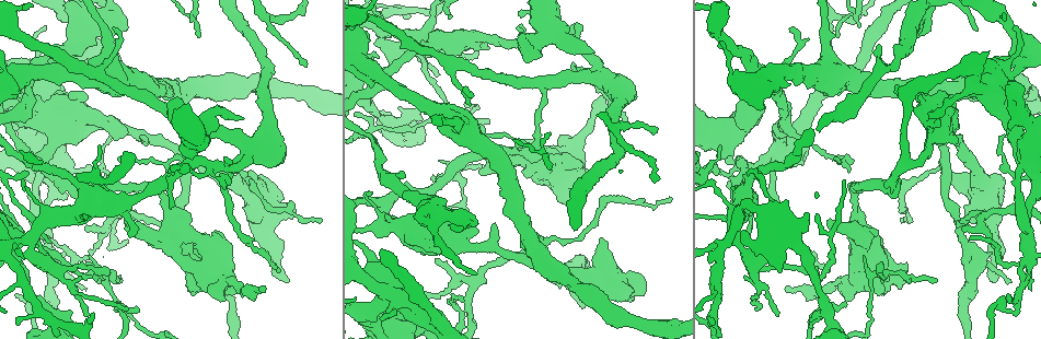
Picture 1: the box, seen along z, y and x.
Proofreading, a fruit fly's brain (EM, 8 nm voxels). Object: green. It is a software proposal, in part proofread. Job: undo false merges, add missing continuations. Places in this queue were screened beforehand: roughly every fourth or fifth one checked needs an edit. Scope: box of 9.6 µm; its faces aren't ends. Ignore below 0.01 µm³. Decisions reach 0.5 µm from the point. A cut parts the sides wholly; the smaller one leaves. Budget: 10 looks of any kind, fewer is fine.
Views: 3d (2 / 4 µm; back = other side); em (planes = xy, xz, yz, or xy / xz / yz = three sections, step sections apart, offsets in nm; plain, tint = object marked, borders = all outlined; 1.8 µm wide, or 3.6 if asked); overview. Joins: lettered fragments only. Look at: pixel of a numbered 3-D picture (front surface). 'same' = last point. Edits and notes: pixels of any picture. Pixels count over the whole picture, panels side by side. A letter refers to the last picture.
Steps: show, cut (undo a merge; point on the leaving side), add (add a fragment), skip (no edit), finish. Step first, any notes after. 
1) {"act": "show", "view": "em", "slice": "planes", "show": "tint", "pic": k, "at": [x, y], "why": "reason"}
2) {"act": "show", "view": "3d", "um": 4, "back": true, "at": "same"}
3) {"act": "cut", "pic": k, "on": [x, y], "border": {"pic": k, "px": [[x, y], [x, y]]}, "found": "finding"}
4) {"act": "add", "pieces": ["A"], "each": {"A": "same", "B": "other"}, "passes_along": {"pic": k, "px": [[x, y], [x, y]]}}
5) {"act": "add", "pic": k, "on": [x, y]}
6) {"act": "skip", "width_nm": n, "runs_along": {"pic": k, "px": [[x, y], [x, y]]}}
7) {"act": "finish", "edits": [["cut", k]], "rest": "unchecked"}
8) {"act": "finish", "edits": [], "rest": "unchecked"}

{"act": "show", "view": "3d", "um": 4, "back": true, "pic": 1, "at": [76, 7]}

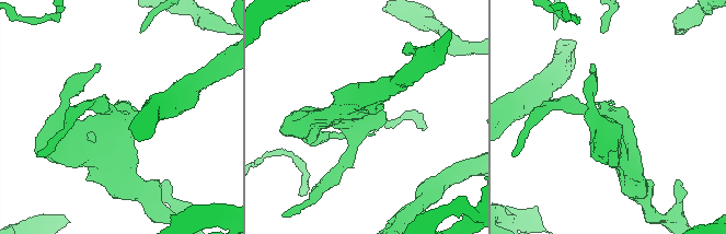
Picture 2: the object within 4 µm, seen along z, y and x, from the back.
{"act": "show", "view": "em", "slice": "xy", "step": 4, "show": "tint", "pic": 2, "at": [362, 118]}

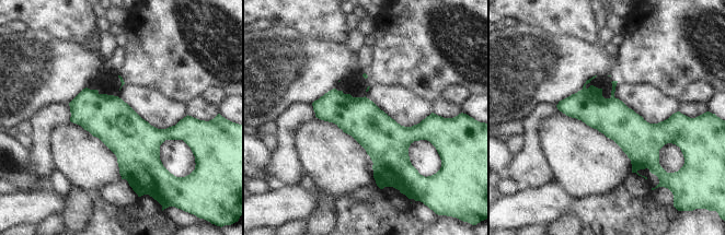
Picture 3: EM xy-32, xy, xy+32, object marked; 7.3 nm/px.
{"act": "show", "view": "em", "slice": "planes", "show": "borders", "at": "same", "why": "cut it another way"}

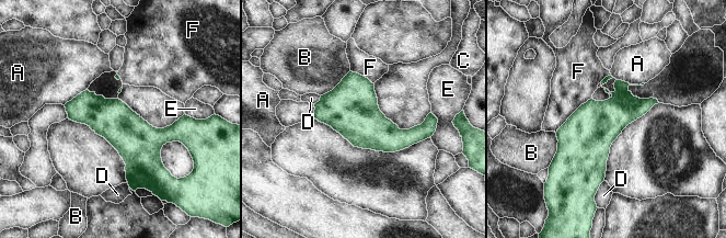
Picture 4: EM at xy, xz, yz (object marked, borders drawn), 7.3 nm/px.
{"act": "skip", "width_nm": 300, "each": {"A": "other", "B": "other", "C": "other", "D": "other", "E": "other", "F": "other"}, "found": "continuous, no second neuron"}

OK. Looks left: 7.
{"act": "show", "view": "em", "slice": "planes", "show": "plain", "pic": 1, "at": [233, 283], "why": "thick turns thin"}

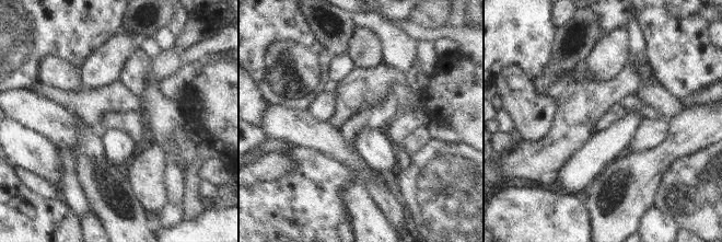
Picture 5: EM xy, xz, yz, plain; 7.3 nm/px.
{"act": "show", "view": "em", "slice": "planes", "show": "borders", "at": "same"}

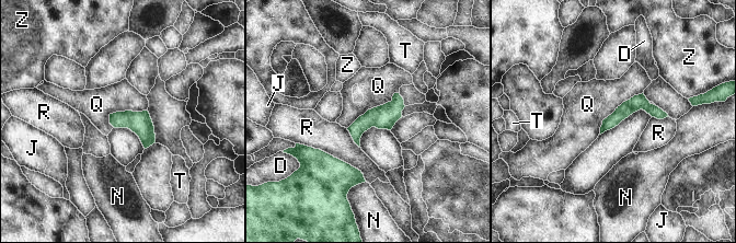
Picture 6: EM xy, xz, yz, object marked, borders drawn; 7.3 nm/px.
{"act": "skip", "each": {"D": "other", "J": "other", "N": "other", "Q": "other", "R": "other", "T": "other", "Z": "other"}, "runs_along": {"pic": 6, "px": [[663, 114], [631, 105], [604, 128]]}, "found": "continuous, no second neuron"}

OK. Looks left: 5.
{"act": "show", "view": "em", "slice": "xz", "step": 4, "show": "tint", "pic": 1, "at": [183, 157], "why": "sharp bend"}

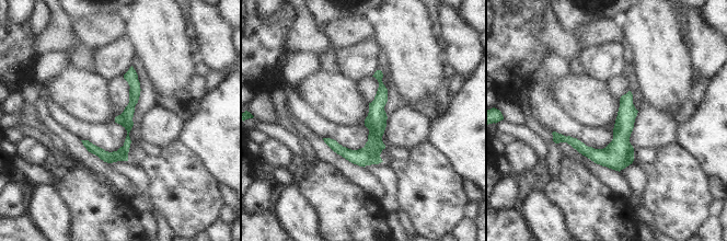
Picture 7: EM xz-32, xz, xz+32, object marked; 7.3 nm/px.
{"act": "show", "view": "em", "slice": "xz", "step": 4, "show": "borders", "at": "same"}

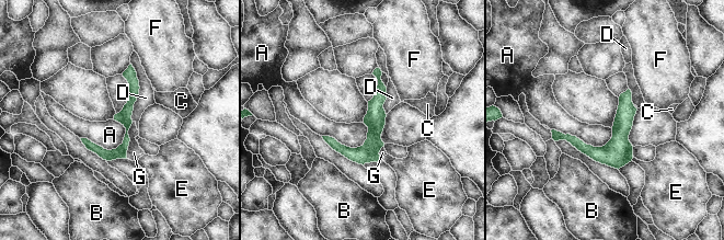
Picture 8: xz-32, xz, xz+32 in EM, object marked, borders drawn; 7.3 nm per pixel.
{"act": "skip", "each": {"A": "other", "B": "other", "C": "other", "D": "other", "E": "other", "F": "other", "G": "other"}, "runs_along": {"pic": 8, "px": [[378, 71], [374, 144], [360, 161]]}, "found": "all the same neuron"}

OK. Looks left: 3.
{"act": "show", "view": "3d", "um": 2, "pic": 1, "at": [962, 226], "why": "an open end"}

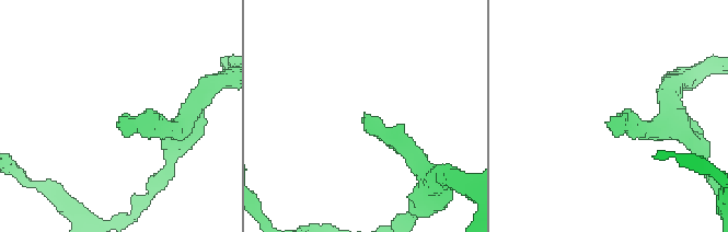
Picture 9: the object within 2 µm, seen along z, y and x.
{"act": "show", "view": "em", "slice": "yz", "step": 8, "show": "tint", "pic": 9, "at": [120, 122]}

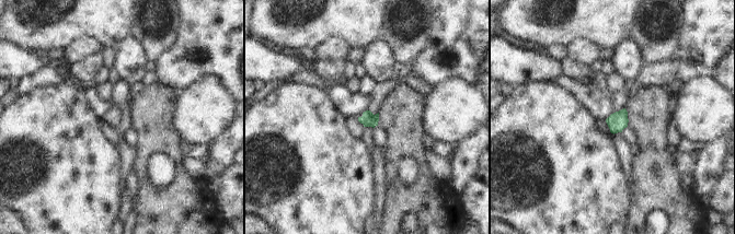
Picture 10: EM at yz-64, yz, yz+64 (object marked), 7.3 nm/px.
{"act": "show", "view": "em", "slice": "planes", "show": "borders", "at": "same"}

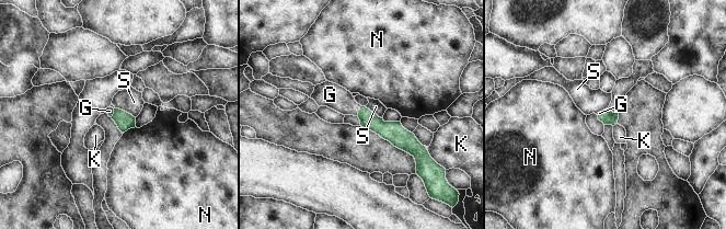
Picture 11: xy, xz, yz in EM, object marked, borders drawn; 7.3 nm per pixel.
{"act": "add", "pieces": ["G"], "each": {"G": "same", "K": "other", "N": "other", "S": "other"}, "passes_along": {"pic": 11, "px": [[368, 119], [358, 111], [330, 94]]}, "found": "the neuron continues"}

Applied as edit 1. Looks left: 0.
{"act": "finish", "edits": [["add", 11]], "rest": "unchecked"}

